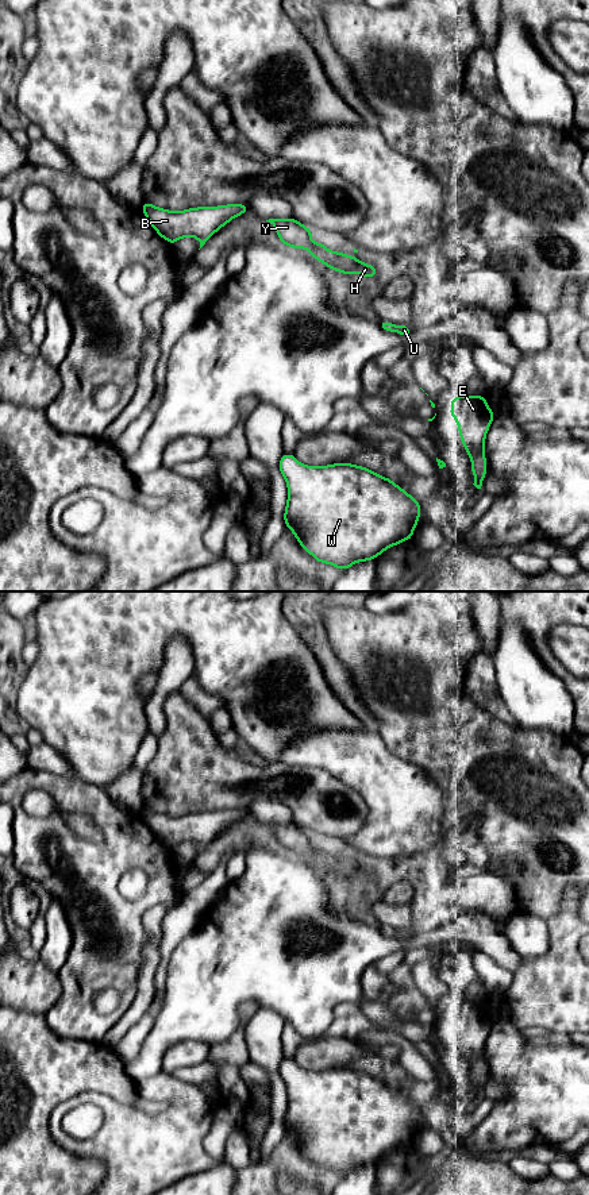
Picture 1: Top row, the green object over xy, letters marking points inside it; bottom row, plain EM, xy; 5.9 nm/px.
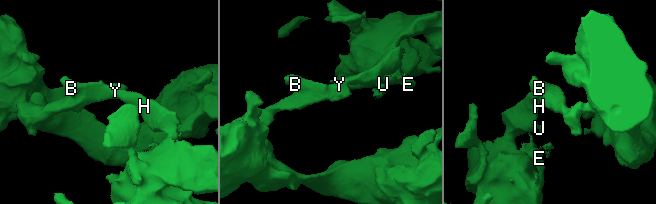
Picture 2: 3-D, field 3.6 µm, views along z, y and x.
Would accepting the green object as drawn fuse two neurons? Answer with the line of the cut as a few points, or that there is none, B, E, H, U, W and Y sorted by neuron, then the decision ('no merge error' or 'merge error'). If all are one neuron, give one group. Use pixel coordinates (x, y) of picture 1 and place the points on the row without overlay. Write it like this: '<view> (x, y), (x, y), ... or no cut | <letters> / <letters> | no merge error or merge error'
no cut | B E H U W Y | no merge error

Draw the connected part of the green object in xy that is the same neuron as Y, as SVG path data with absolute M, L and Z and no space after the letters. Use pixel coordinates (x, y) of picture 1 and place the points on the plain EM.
M269 824L269 826L282 849L289 851L292 855L299 852L311 856L311 863L317 864L328 874L342 879L362 879L365 883L374 883L377 874L373 870L363 868L358 863L339 856L326 853L326 848L315 848L311 843L313 834L309 834L303 828L290 824Z

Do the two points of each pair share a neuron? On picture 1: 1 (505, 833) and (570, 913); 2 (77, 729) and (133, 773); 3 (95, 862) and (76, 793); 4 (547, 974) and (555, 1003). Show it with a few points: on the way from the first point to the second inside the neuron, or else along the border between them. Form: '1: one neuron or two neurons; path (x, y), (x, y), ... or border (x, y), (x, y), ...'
1: two neurons; border (574, 883), (566, 890), (558, 909), (545, 920)
2: two neurons; border (133, 763), (103, 787)
3: one neuron; path (108, 844), (108, 822), (93, 808)
4: one neuron; path (547, 980), (555, 997)

